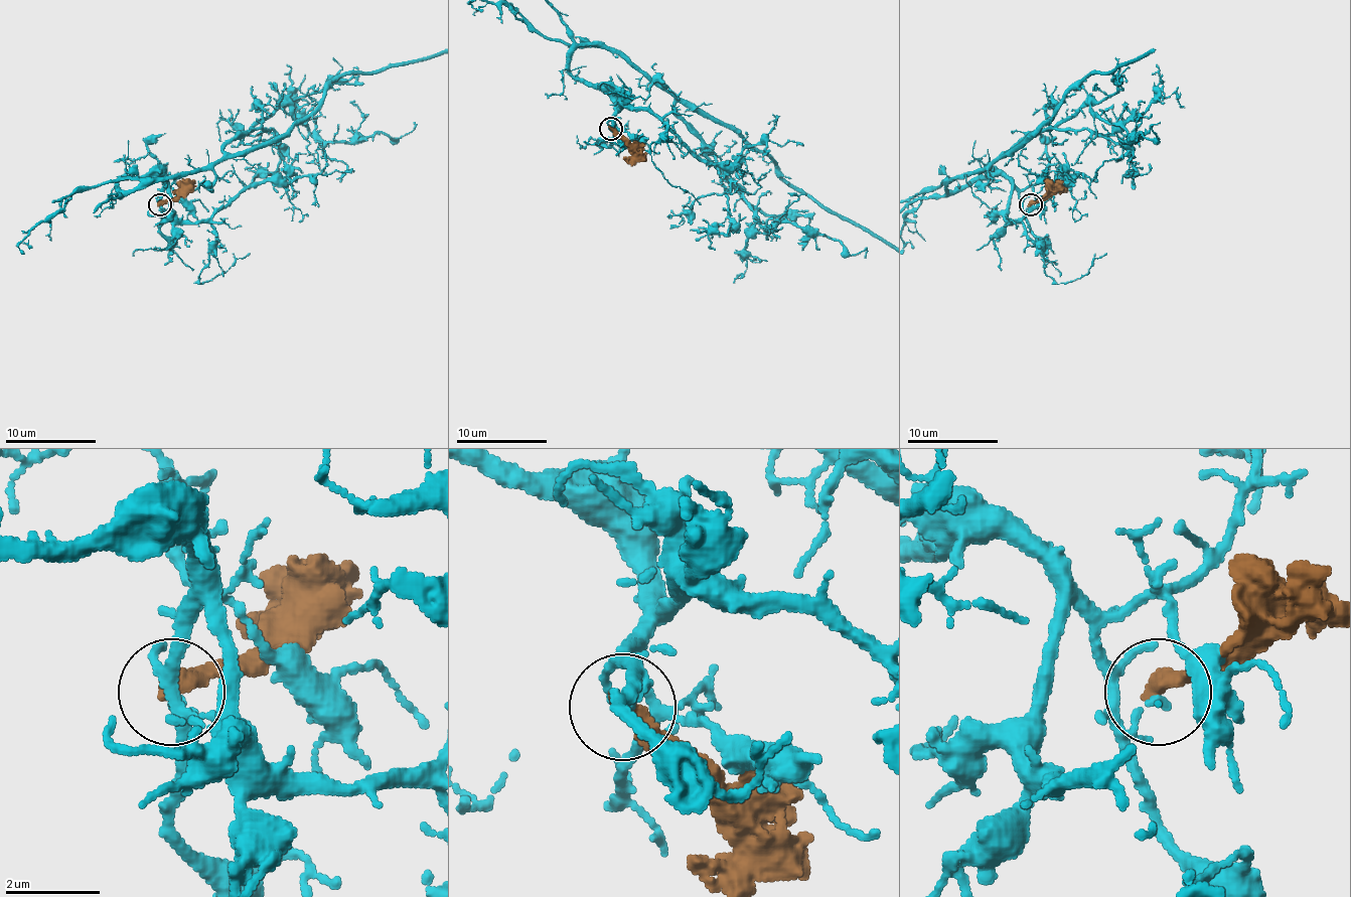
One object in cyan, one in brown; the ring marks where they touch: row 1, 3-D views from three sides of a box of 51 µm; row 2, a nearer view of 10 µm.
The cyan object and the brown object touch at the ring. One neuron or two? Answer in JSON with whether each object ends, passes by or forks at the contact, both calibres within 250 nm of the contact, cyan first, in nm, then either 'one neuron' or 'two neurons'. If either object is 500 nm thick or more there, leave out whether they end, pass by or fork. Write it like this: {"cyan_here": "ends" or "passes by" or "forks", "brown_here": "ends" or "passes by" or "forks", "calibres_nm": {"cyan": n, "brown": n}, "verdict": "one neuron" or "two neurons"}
{"cyan_here": "ends", "brown_here": "ends", "calibres_nm": {"cyan": 130, "brown": 400}, "verdict": "two neurons"}

